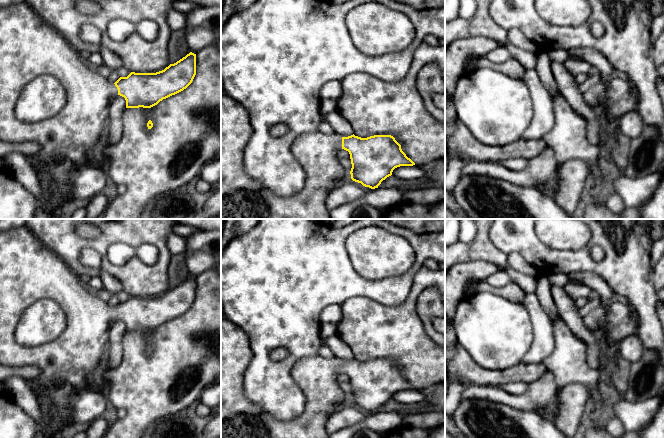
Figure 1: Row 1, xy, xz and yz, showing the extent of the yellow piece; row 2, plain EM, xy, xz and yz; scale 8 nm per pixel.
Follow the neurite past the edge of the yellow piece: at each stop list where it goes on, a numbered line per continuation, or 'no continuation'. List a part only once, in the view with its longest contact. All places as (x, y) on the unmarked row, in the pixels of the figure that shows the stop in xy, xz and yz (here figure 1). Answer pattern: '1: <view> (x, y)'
1: xy (29, 271)

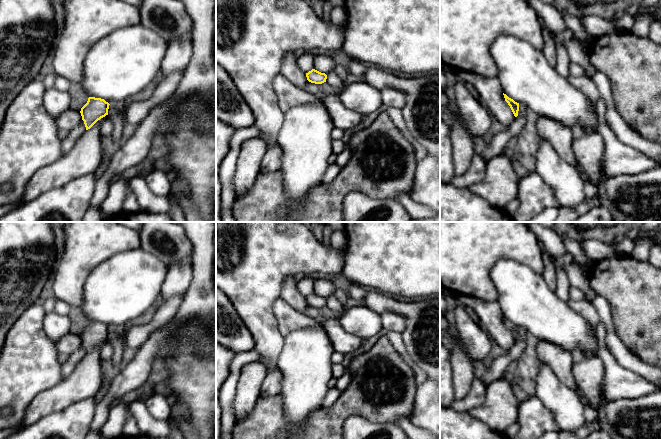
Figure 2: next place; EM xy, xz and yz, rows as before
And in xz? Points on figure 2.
no continuation

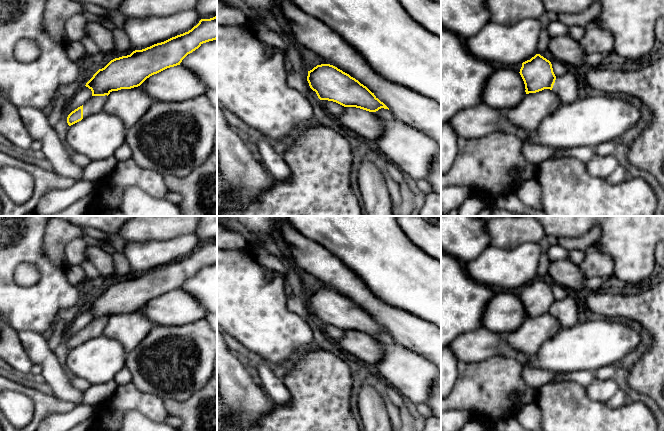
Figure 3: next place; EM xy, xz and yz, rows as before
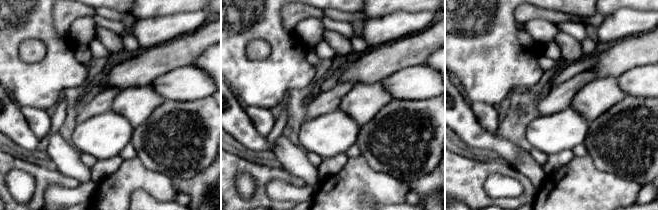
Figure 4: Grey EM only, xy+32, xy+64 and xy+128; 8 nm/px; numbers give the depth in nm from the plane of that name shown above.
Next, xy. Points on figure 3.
1: xy (95, 328)

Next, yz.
1: yz (565, 311)

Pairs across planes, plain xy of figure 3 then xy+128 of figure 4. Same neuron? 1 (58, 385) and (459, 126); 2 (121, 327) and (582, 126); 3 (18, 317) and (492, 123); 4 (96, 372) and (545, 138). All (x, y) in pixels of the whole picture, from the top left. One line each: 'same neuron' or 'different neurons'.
1: different neurons
2: different neurons
3: different neurons
4: same neuron

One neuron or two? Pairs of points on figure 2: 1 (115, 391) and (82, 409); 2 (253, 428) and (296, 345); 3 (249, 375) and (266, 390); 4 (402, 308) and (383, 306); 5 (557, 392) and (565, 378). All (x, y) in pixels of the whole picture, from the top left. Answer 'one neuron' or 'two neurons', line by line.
1: two neurons
2: two neurons
3: two neurons
4: one neuron
5: two neurons

